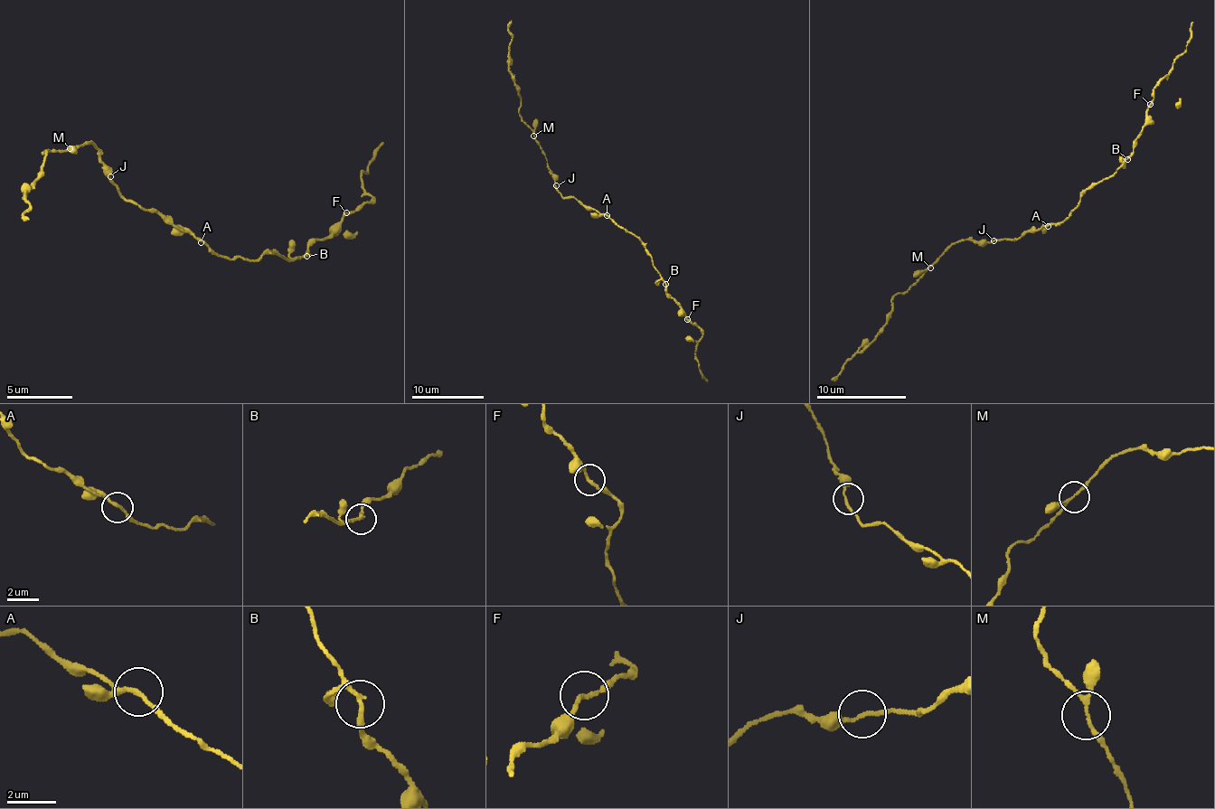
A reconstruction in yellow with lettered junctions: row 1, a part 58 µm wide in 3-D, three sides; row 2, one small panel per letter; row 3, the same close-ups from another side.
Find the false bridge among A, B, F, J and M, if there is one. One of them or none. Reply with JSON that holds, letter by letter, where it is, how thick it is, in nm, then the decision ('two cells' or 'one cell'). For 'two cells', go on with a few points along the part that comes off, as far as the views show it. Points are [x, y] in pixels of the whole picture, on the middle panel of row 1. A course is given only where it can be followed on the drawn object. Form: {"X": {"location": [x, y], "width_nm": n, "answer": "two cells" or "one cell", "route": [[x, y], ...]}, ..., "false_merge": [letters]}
{"A": {"location": [607, 215], "width_nm": 170, "answer": "one cell"}, "B": {"location": [665, 284], "width_nm": 150, "answer": "one cell"}, "F": {"location": [687, 319], "width_nm": 160, "answer": "one cell"}, "J": {"location": [556, 185], "width_nm": 150, "answer": "one cell"}, "M": {"location": [533, 136], "width_nm": 140, "answer": "one cell"}, "false_merge": []}

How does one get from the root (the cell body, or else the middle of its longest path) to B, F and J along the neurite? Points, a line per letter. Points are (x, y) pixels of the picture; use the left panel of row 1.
B: (172, 223), (194, 233), (217, 255), (227, 258), (240, 256), (253, 261), (272, 252), (288, 262), (307, 255)
F: (172, 223), (221, 257), (253, 261), (272, 252), (285, 260), (307, 252), (346, 212)
J: (172, 223), (165, 223), (159, 214), (143, 209), (139, 204), (123, 200), (110, 176)

